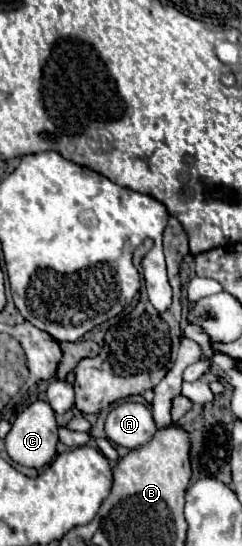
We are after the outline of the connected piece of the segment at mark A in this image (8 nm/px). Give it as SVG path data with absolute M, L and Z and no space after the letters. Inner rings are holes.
M126 401L118 403L108 413L104 431L110 443L126 449L138 449L154 437L156 425L150 407L146 407L144 403Z

